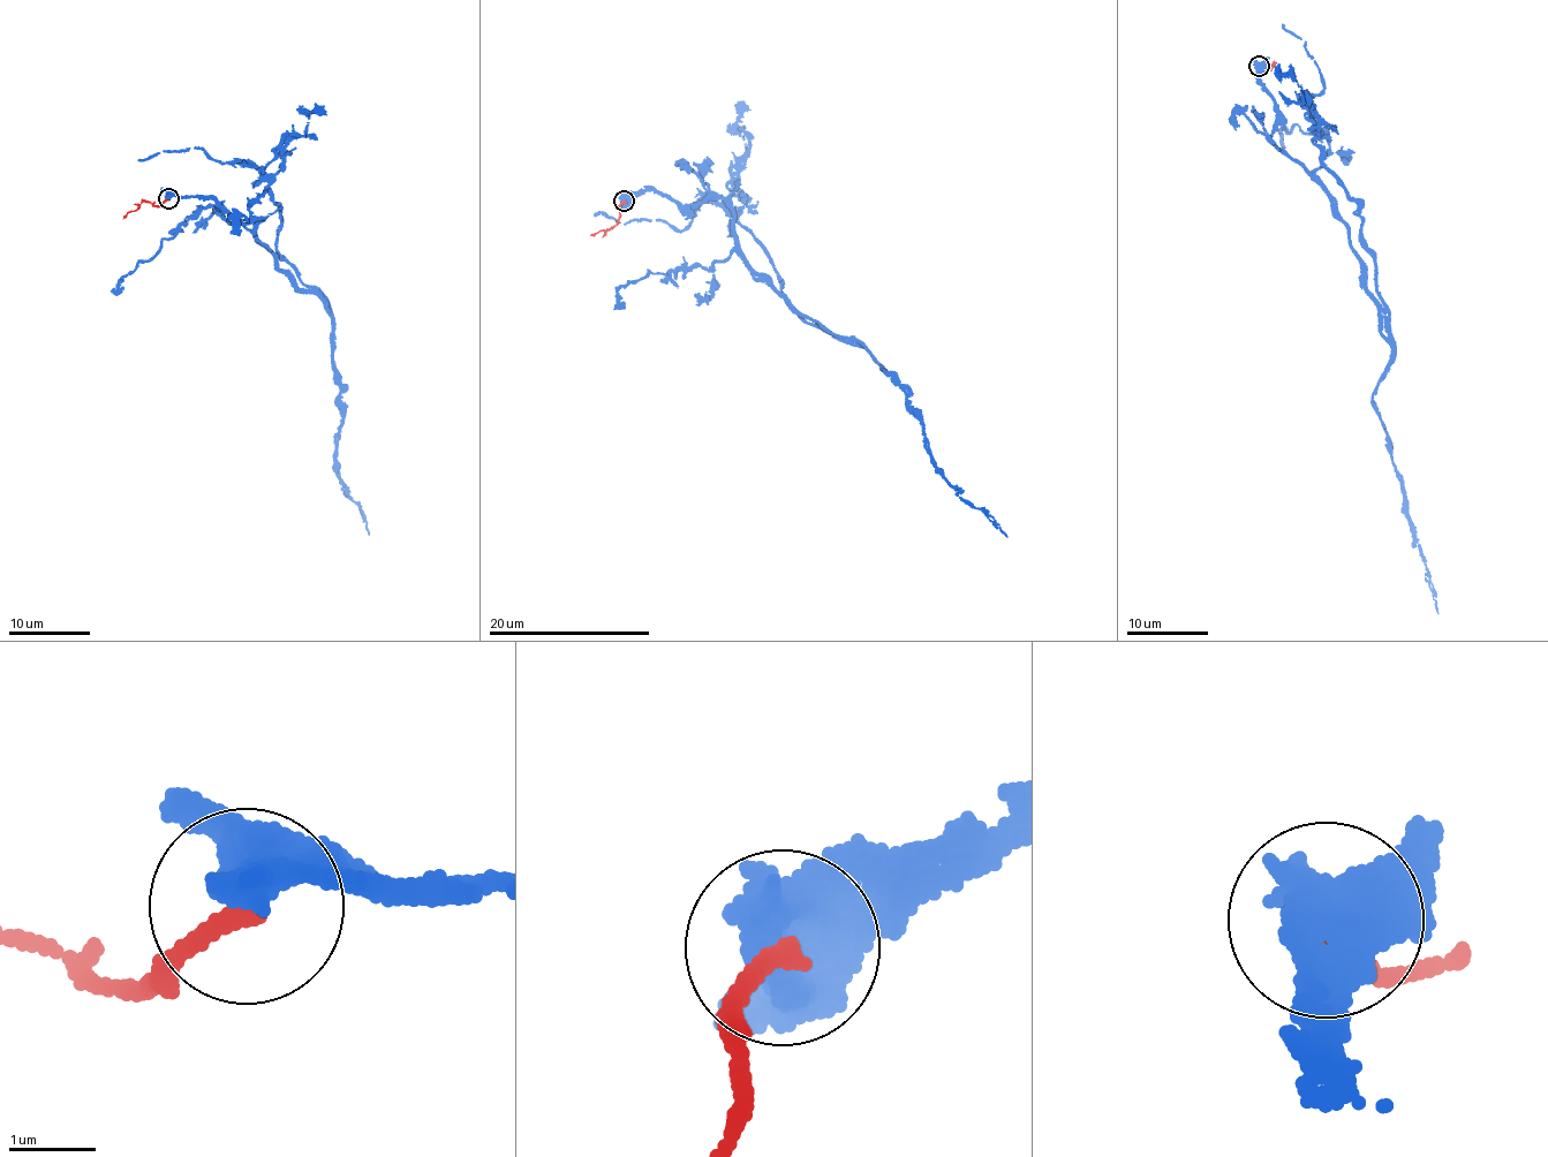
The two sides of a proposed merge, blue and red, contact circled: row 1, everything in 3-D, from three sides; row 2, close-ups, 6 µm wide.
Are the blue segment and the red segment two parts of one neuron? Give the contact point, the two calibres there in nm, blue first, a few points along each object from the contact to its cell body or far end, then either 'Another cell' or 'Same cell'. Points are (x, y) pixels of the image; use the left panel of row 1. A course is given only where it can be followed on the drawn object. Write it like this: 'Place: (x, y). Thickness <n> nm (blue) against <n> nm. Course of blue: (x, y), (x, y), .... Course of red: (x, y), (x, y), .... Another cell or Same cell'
Place: (168, 198). Thickness 550 nm (blue) against 240 nm. Course of blue: (167, 197), (263, 219), (254, 235), (276, 270), (322, 301), (340, 386), (337, 475), (370, 535). Course of red: (167, 197), (157, 205), (144, 202), (137, 210), (122, 218). Another cell

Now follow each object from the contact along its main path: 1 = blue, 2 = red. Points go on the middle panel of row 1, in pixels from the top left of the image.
1: (623, 201), (651, 190), (691, 205), (725, 202), (741, 255), (765, 284), (891, 373), (943, 476), (1007, 536)
2: (623, 201), (619, 218), (610, 228), (590, 235)

